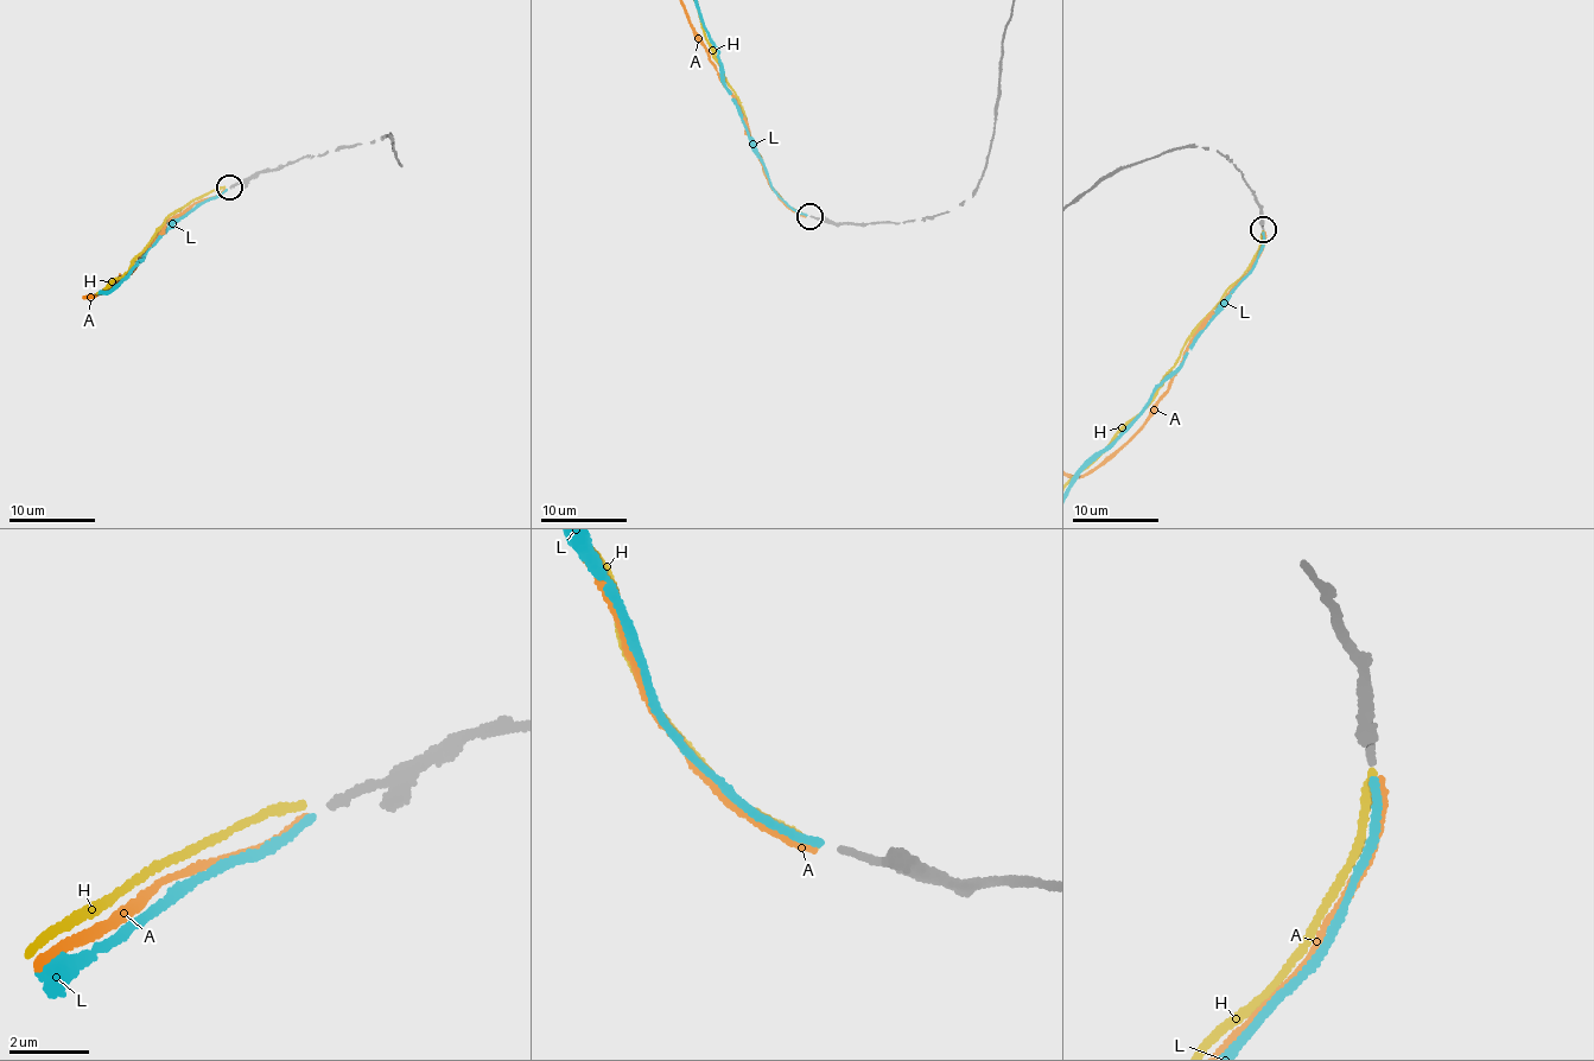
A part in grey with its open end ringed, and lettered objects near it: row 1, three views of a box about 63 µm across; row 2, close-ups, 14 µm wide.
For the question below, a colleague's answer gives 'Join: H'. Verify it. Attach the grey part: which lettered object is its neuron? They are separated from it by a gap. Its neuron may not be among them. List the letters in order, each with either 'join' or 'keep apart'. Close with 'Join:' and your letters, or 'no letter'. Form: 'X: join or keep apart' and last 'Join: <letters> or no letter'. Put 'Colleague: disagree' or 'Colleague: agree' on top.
Colleague: disagree
A: keep apart
H: keep apart
L: join
Join: L

